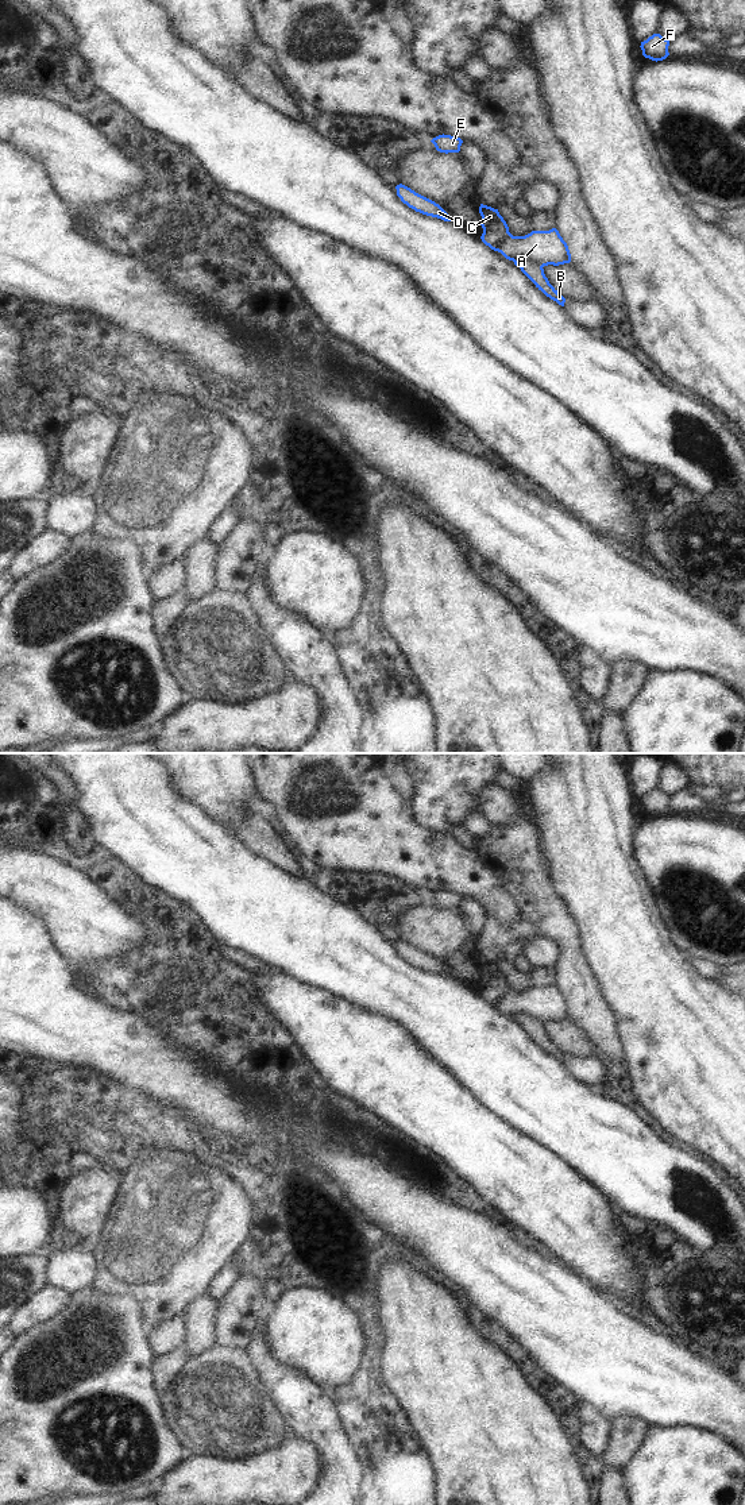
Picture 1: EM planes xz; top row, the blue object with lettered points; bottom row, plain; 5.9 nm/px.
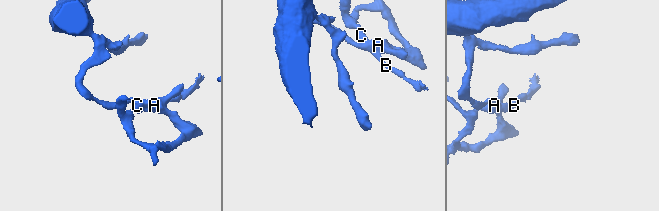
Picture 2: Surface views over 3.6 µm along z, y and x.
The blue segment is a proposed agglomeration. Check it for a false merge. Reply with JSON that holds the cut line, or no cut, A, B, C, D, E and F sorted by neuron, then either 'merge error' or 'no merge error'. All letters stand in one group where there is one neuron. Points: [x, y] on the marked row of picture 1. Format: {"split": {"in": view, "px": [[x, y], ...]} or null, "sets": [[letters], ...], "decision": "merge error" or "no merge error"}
{"split": {"in": "xz", "px": [[512, 259], [531, 258], [541, 267]]}, "sets": [["A", "D"], ["B", "C", "E", "F"]], "decision": "merge error"}

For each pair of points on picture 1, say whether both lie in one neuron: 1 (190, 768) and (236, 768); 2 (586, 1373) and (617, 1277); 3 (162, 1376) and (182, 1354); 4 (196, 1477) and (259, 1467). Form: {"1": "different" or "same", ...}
{"1": "same", "2": "different", "3": "same", "4": "same"}

